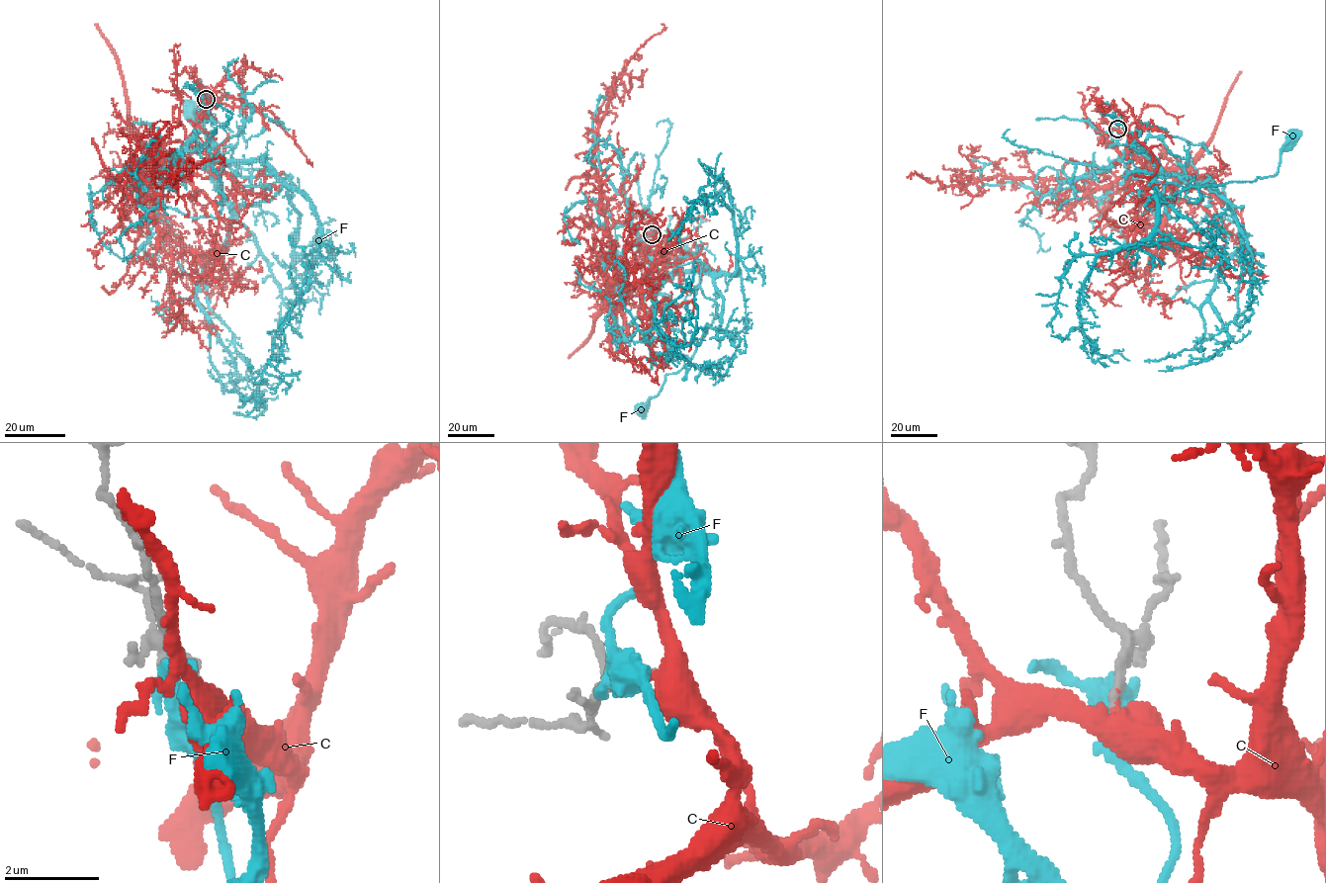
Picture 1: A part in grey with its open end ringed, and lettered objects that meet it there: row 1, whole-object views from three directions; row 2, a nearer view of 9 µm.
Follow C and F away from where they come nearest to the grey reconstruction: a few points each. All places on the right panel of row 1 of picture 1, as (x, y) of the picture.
C: (1116, 129), (1149, 171), (1090, 191), (1043, 178), (997, 175), (944, 186), (916, 173), (906, 178)
F: (1117, 129), (1119, 143), (1160, 169), (1138, 194), (1171, 197), (1186, 188), (1274, 175), (1291, 138)

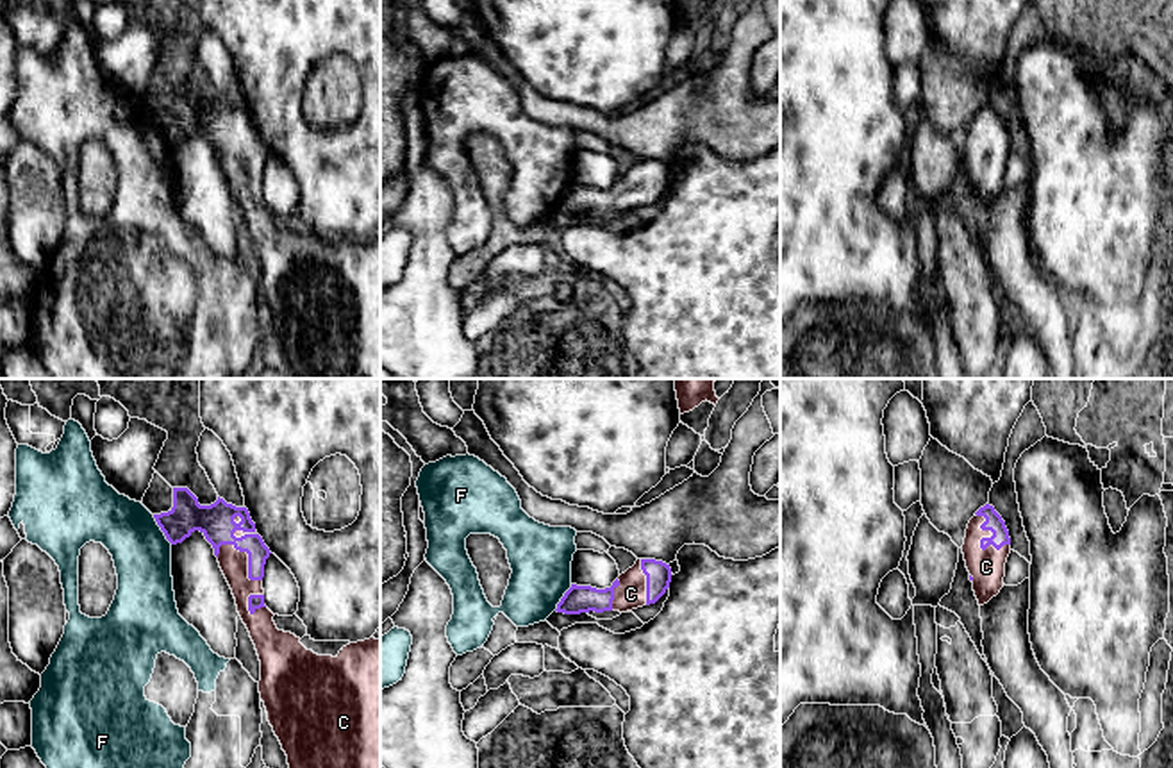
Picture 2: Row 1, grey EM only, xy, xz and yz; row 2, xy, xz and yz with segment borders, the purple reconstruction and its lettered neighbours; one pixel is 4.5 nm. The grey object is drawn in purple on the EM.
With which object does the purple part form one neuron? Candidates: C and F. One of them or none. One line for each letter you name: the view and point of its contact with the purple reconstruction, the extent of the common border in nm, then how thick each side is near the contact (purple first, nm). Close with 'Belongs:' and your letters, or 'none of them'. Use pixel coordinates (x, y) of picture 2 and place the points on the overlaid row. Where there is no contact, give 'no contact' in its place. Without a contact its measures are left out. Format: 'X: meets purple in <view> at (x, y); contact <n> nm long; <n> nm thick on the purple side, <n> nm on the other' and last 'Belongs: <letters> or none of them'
C: meets purple in yz at (982, 538); contact 220 nm long; 80 nm thick on the purple side, 160 nm on the other
Belongs: C

